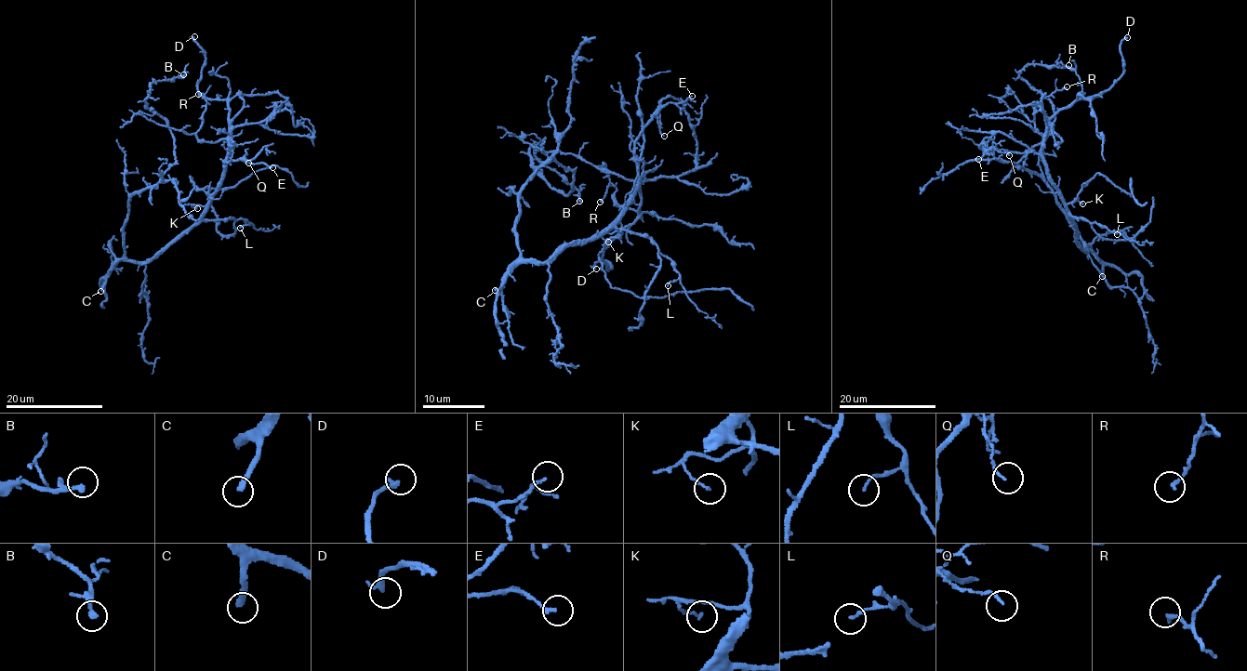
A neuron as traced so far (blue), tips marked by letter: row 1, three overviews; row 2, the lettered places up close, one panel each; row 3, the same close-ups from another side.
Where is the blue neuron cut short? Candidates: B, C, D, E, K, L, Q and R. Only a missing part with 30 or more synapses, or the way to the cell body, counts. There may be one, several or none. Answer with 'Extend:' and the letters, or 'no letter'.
Extend: C, D

